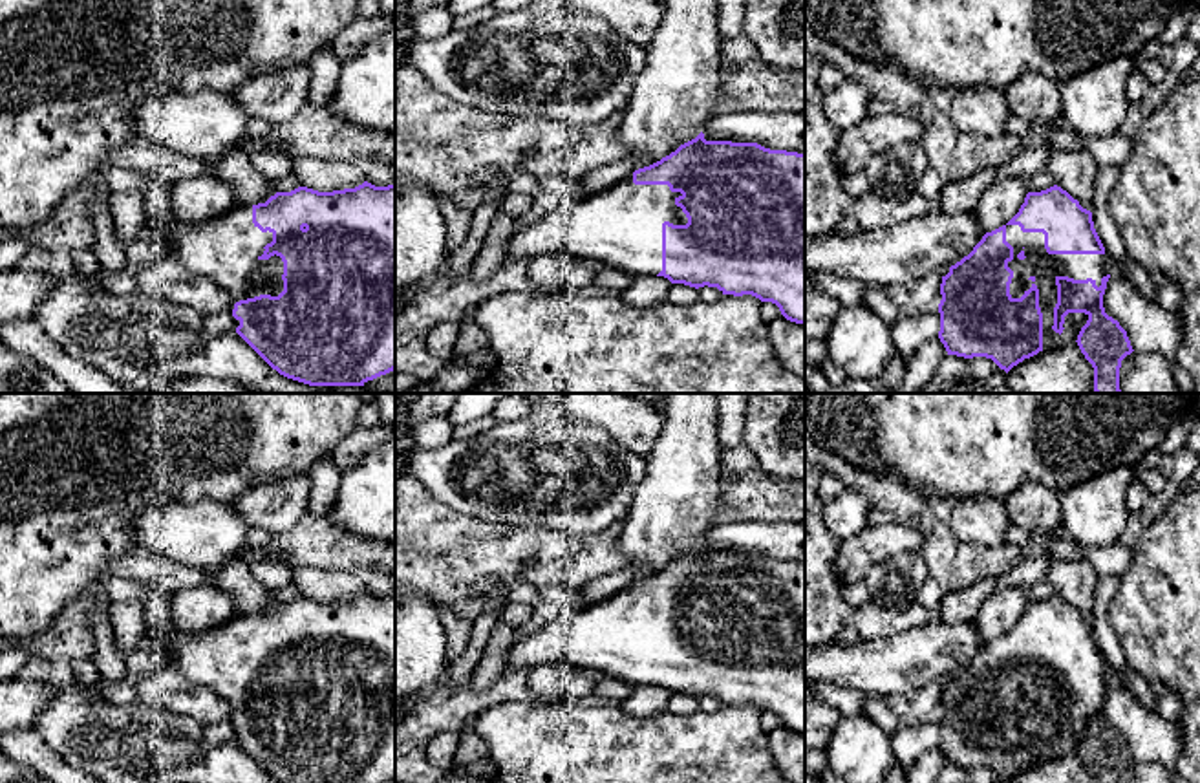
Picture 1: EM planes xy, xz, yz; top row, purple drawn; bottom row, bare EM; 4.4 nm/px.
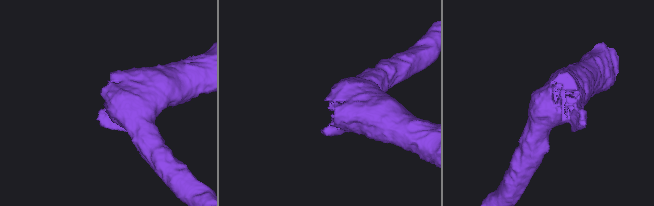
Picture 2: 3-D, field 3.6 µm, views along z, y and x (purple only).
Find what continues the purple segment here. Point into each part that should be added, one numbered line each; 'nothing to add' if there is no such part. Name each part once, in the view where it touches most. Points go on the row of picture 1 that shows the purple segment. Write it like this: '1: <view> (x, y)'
1: yz (1045, 268)

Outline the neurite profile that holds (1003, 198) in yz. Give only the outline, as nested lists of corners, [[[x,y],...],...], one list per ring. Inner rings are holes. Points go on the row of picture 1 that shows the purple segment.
[[[997,177],[973,209],[977,223],[984,234],[1006,225],[1019,212],[1026,194],[1026,177]]]

